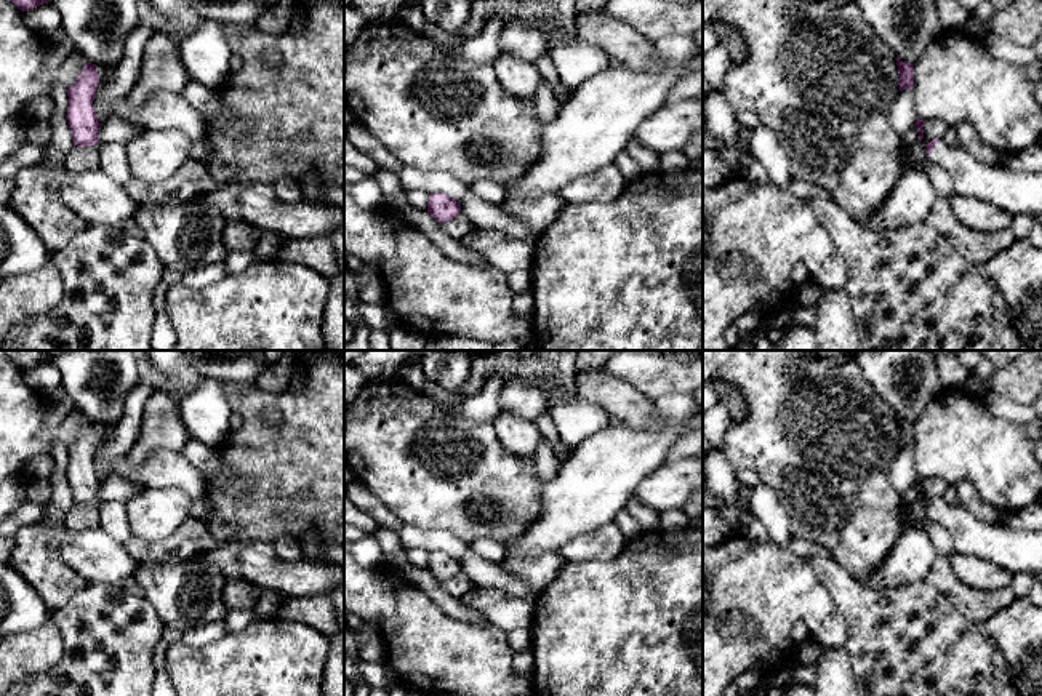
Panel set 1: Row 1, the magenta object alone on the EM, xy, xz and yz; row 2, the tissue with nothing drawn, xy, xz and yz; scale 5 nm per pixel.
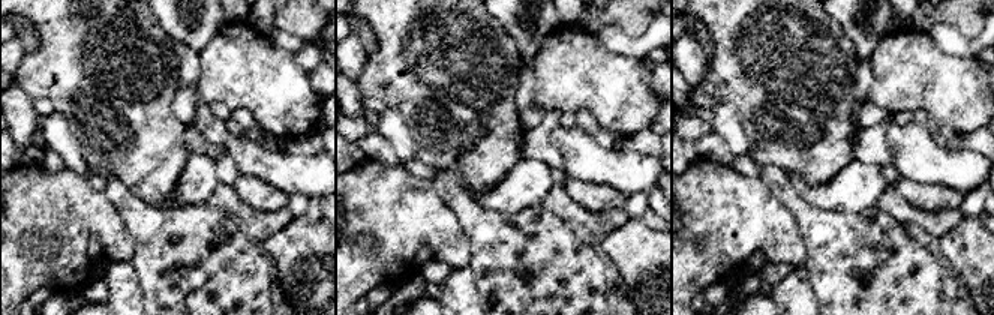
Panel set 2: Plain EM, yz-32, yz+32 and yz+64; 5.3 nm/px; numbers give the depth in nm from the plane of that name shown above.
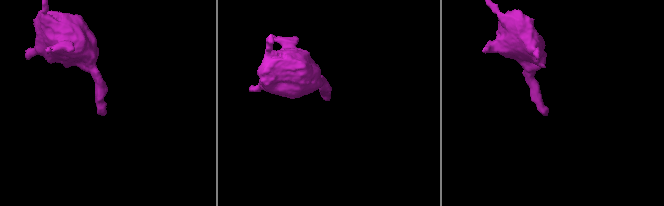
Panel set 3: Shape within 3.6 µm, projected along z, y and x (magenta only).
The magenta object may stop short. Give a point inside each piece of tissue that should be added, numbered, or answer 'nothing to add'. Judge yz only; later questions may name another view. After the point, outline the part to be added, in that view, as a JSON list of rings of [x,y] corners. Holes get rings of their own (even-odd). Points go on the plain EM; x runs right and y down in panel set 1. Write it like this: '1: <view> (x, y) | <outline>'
1: yz (1017, 549) | [[[943,498],[930,515],[949,533],[954,554],[989,560],[1012,574],[1042,573],[1042,530],[1015,528],[1007,522],[991,523]]]

